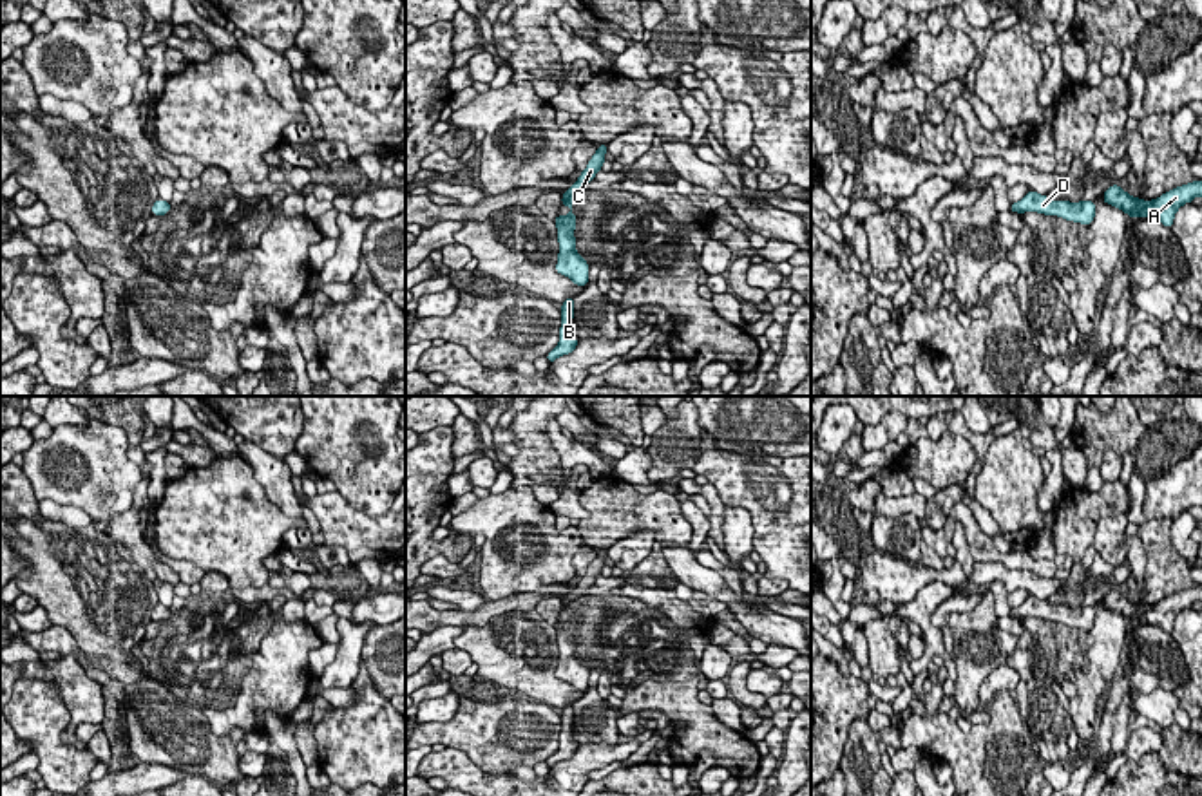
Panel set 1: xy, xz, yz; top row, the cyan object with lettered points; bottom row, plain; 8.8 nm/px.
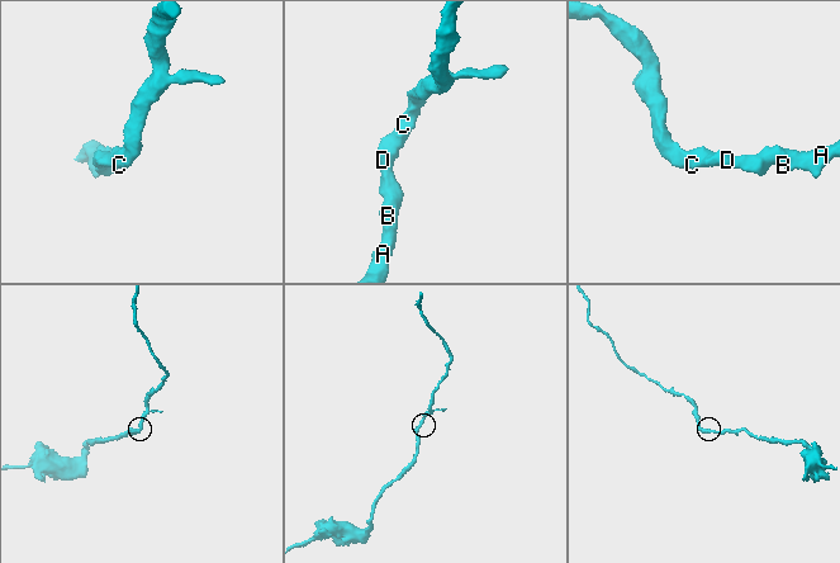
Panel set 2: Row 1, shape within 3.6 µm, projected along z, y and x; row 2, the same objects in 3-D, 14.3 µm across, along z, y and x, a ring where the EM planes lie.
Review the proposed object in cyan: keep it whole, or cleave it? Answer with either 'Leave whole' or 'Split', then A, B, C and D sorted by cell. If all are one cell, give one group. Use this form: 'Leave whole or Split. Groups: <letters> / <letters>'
Leave whole. Groups: A B C D

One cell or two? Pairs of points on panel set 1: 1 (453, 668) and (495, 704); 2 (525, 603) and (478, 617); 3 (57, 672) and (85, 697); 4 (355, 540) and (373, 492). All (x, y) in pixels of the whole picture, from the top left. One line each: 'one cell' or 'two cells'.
1: two cells
2: one cell
3: one cell
4: two cells

